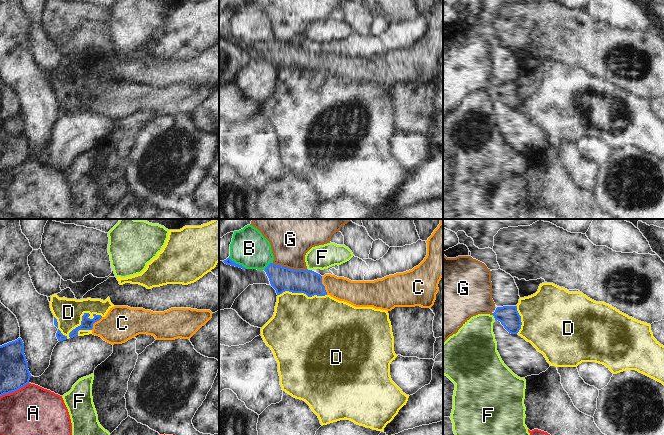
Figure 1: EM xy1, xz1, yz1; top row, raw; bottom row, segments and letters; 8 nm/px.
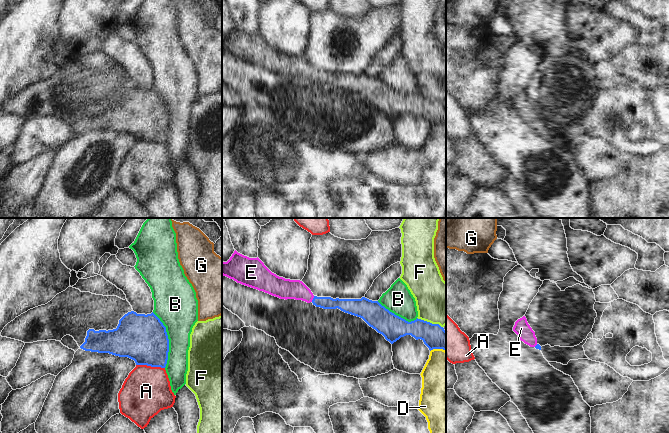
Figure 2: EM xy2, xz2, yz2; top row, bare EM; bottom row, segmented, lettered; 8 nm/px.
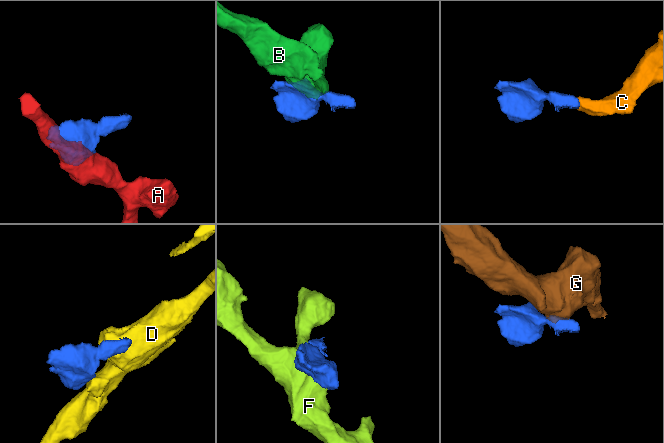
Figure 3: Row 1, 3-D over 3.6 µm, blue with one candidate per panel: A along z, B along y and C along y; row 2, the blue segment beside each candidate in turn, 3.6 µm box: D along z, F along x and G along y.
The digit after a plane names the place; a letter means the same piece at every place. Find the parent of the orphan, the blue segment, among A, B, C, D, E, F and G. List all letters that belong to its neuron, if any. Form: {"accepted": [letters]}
{"accepted": ["C", "E"]}

